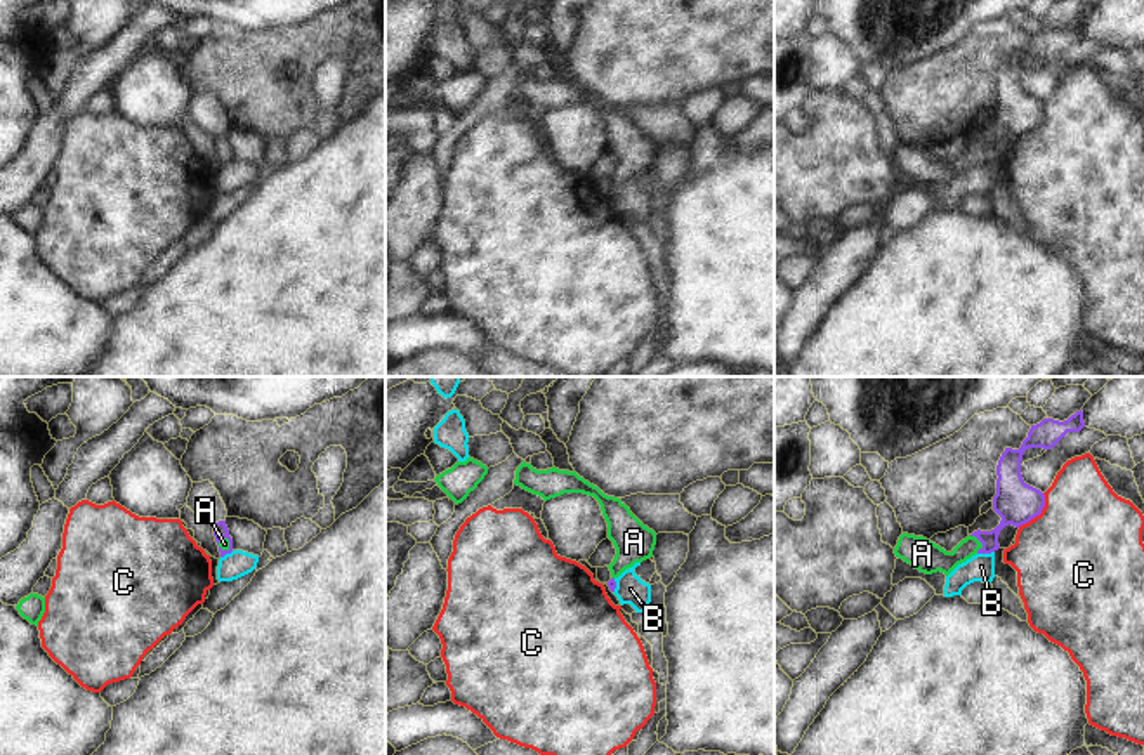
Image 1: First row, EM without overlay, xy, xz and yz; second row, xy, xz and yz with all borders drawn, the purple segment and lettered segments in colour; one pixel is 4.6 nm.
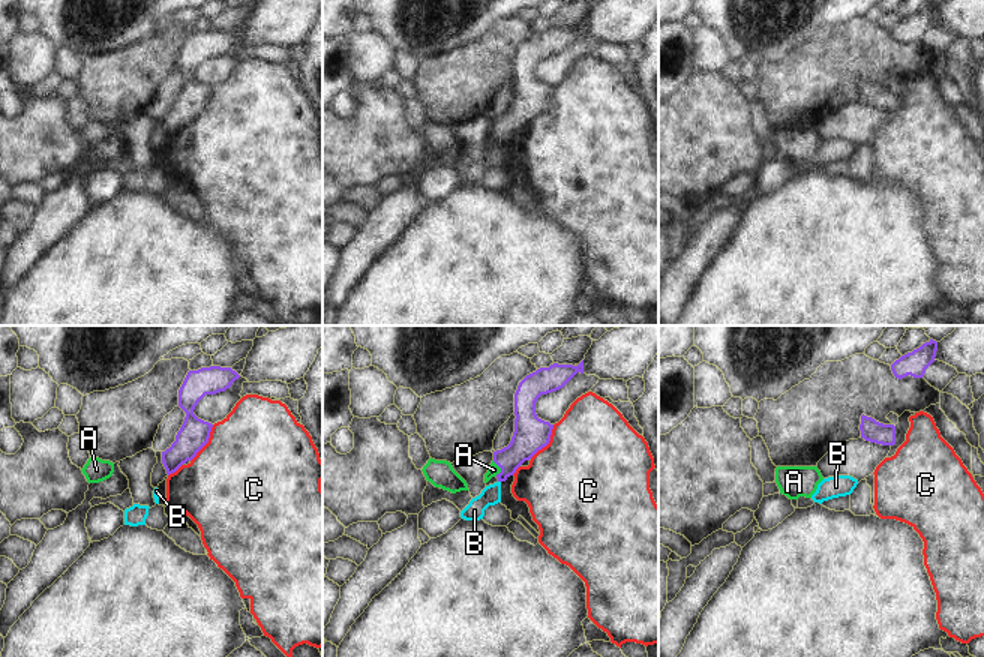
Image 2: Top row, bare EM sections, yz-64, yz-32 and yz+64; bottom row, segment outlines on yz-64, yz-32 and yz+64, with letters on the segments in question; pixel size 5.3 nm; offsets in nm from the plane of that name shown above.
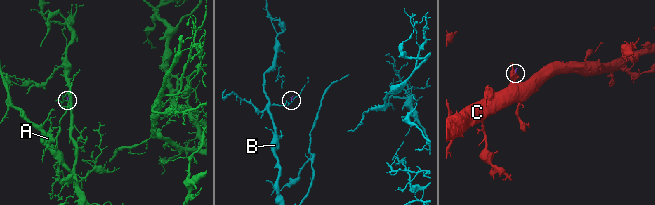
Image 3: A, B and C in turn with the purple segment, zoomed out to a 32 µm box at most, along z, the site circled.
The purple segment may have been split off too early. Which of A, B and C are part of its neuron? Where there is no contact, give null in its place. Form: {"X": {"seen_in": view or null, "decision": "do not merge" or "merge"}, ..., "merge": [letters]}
{"A": {"seen_in": "yz", "decision": "merge"}, "B": {"seen_in": "yz", "decision": "do not merge"}, "C": {"seen_in": "yz", "decision": "do not merge"}, "merge": ["A"]}

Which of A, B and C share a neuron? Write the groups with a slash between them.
A / B / C

